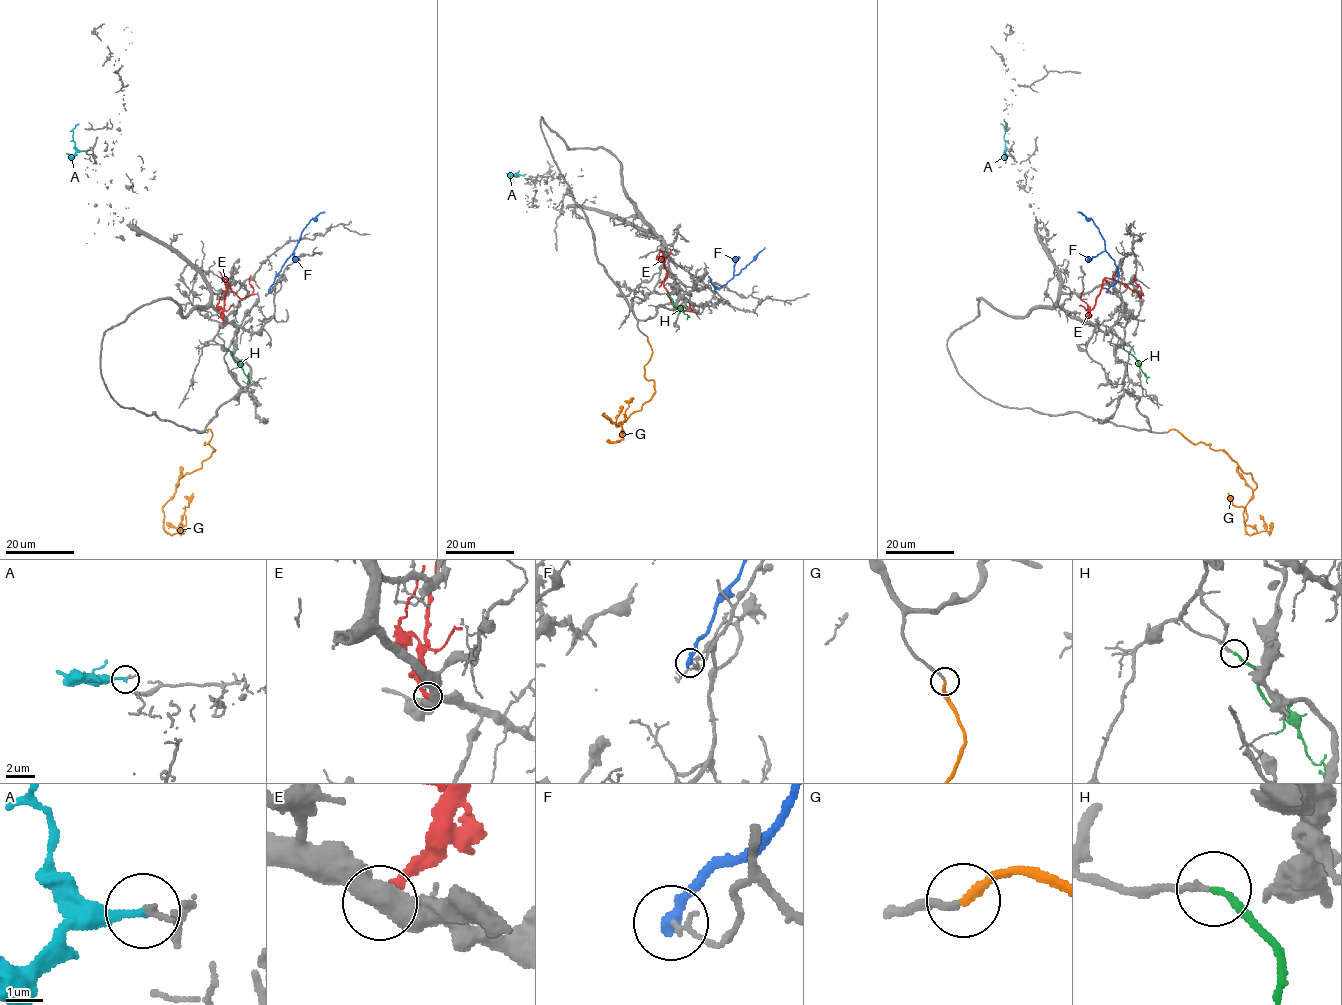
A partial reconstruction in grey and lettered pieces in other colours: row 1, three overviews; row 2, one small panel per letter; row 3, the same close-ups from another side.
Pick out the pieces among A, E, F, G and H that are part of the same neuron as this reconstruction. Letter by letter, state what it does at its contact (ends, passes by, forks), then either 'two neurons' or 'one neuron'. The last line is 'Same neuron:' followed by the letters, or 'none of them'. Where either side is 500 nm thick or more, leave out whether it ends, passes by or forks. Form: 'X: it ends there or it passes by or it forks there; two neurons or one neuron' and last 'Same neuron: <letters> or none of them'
A: it ends there; two neurons
E: two neurons
F: it ends there; two neurons
G: it ends there; one neuron
H: it ends there; one neuron
Same neuron: G, H

